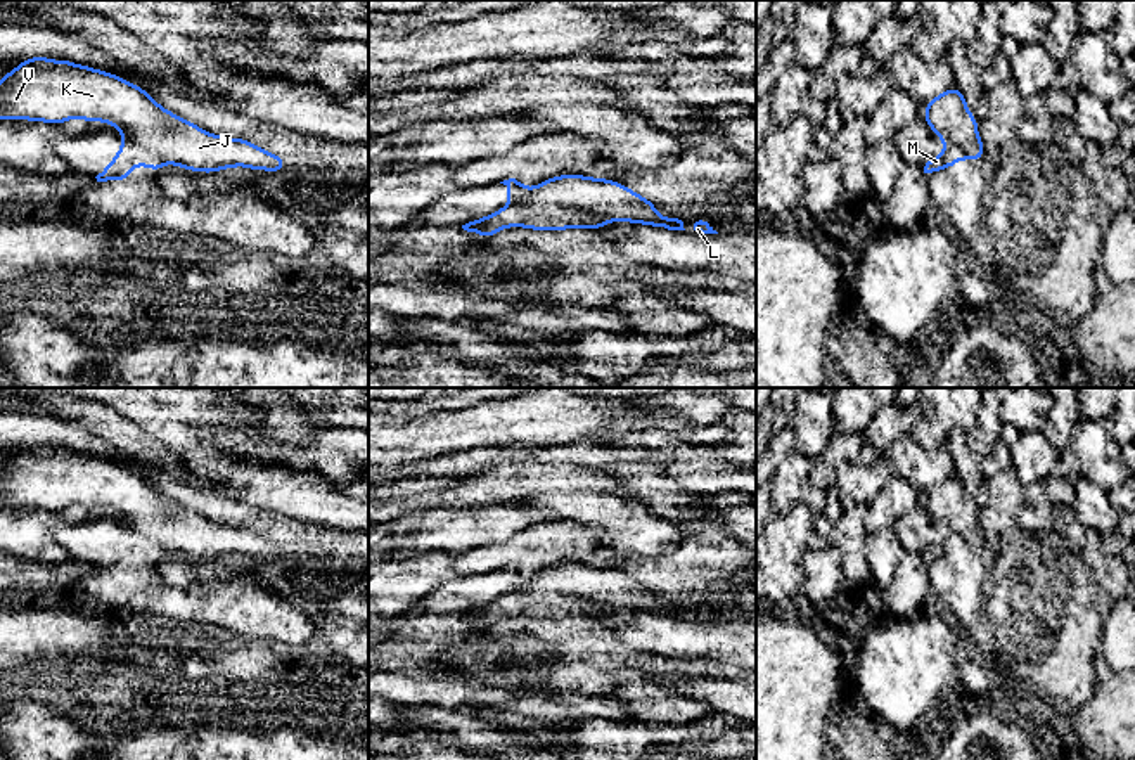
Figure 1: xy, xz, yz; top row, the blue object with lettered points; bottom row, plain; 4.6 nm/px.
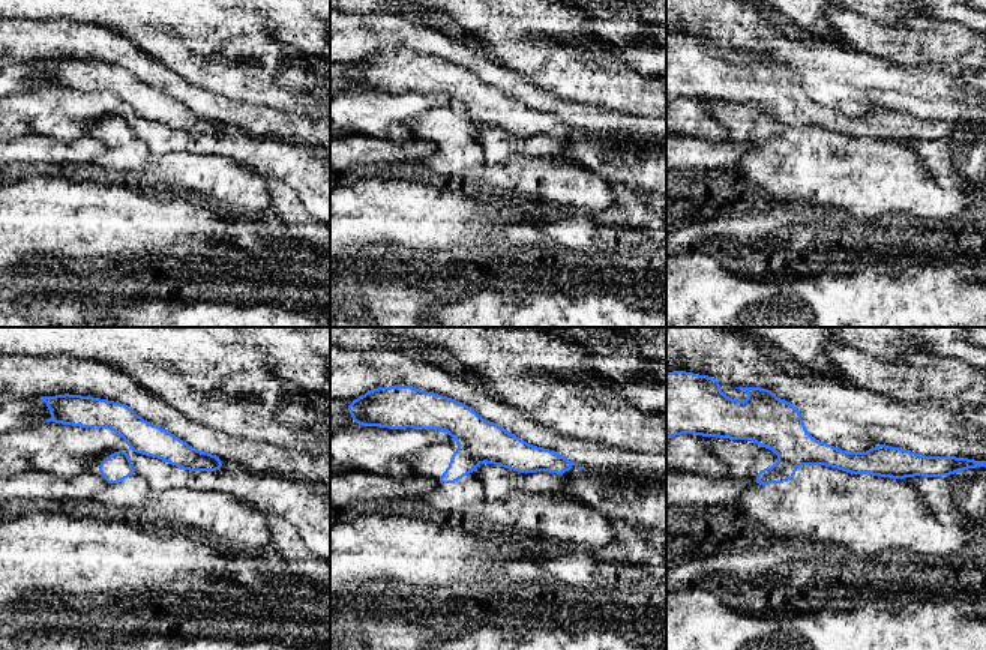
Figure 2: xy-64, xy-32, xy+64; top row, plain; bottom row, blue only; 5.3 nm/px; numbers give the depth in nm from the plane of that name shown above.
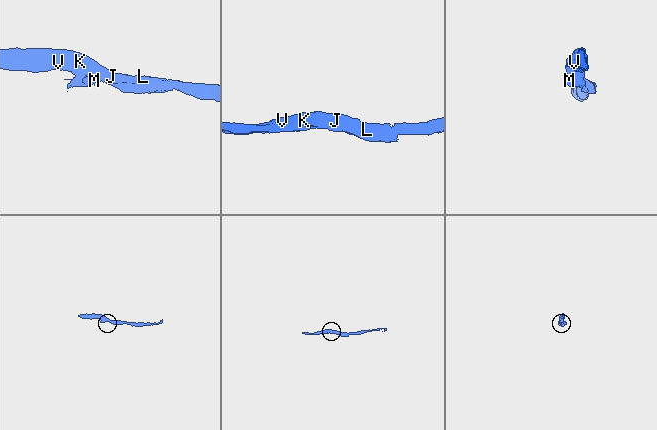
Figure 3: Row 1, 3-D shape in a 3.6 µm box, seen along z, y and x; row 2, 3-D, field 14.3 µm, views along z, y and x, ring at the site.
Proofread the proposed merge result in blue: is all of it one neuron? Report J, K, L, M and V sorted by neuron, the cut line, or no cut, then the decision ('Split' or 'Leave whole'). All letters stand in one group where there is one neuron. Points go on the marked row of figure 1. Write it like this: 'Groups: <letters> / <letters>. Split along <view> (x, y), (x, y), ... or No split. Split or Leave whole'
Groups: J K L V / M. Split along xy (127, 137), (170, 163). Split

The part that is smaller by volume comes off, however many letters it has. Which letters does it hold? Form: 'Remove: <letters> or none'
Remove: M

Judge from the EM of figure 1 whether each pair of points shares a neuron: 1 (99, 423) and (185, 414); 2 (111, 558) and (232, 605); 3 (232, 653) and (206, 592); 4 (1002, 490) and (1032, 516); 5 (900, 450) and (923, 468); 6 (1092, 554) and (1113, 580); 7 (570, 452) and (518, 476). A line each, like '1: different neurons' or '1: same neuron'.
1: different neurons
2: same neuron
3: different neurons
4: same neuron
5: same neuron
6: same neuron
7: different neurons

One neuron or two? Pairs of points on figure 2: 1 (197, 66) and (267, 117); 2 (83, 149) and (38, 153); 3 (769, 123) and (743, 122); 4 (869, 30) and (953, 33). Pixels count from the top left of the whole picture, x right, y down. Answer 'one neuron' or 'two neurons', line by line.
1: two neurons
2: one neuron
3: one neuron
4: one neuron

